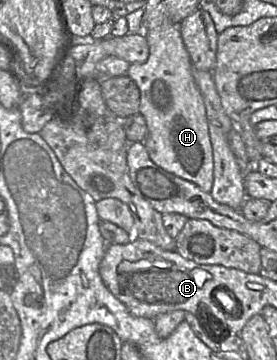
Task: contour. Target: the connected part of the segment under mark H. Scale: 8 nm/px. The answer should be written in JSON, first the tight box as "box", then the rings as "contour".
{"box":[126,24,214,193],"contour":[[[180,24],[146,30],[144,35],[149,57],[144,63],[130,64],[126,72],[140,90],[139,113],[147,125],[143,144],[157,166],[210,193],[214,161],[206,107],[192,76],[192,64],[183,43]]]}

